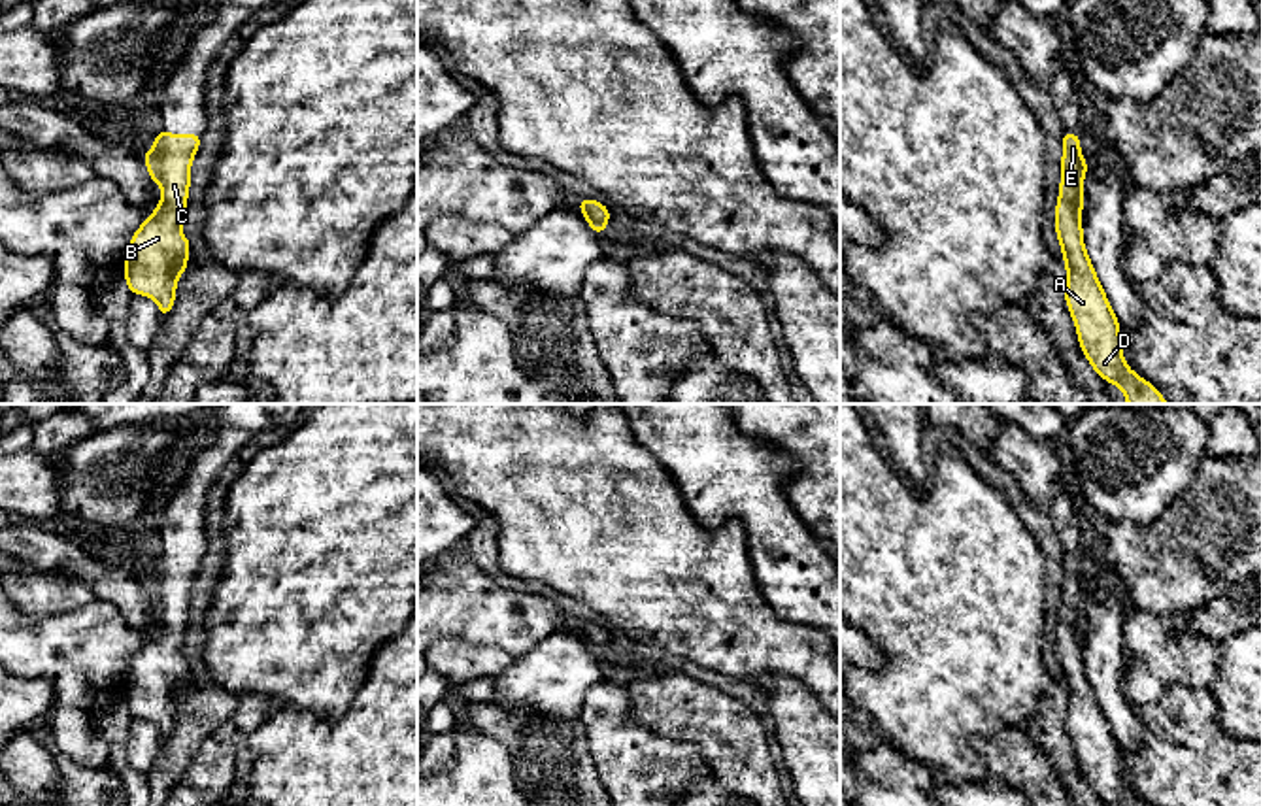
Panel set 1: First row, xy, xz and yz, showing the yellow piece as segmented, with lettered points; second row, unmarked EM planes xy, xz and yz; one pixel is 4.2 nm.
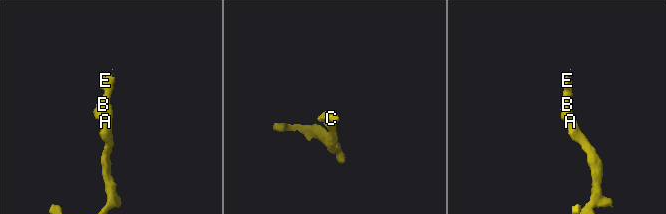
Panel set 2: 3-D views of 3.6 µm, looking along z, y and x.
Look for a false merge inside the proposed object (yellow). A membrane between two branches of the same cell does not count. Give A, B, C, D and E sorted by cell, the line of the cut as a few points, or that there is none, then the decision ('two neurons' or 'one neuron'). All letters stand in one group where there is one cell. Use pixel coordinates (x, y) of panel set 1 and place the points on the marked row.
A B C D E; no cut; one neuron

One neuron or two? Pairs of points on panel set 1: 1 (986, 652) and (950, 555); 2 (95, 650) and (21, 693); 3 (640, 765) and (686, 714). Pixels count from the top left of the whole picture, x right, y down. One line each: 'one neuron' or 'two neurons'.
1: one neuron
2: two neurons
3: two neurons

